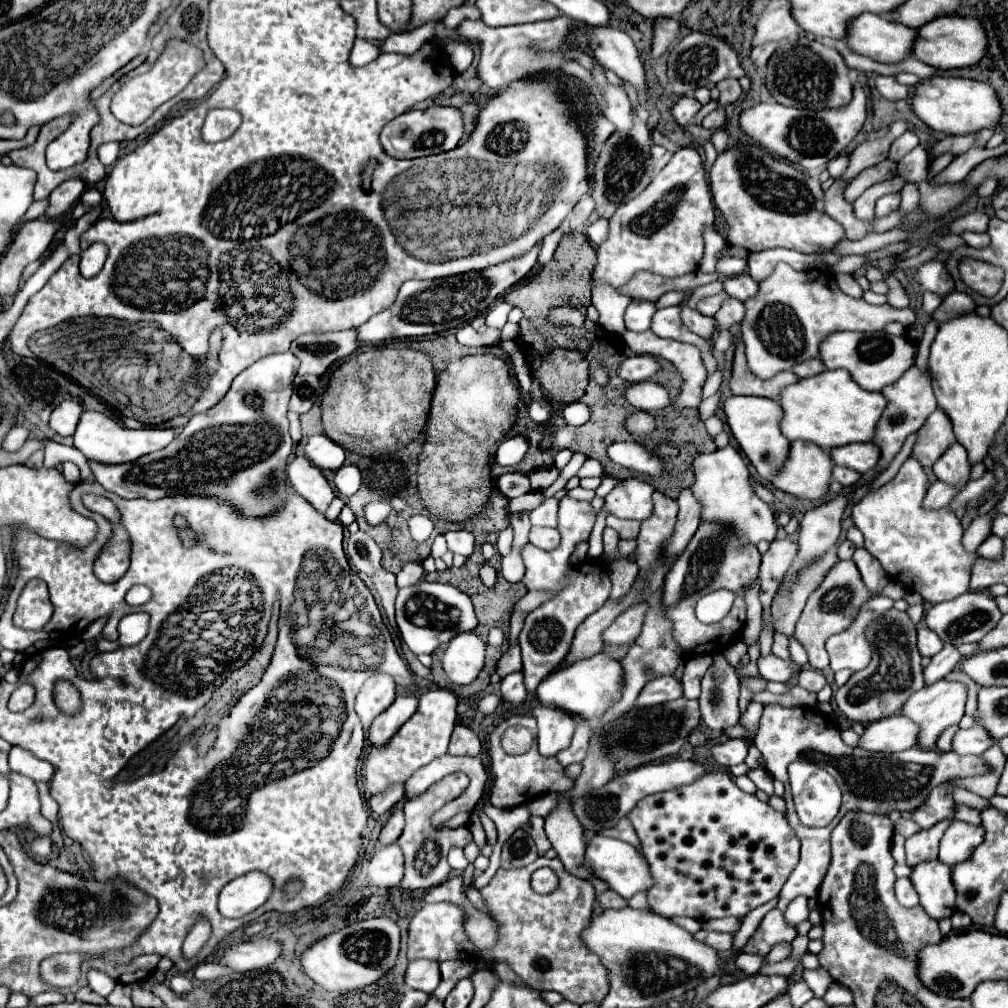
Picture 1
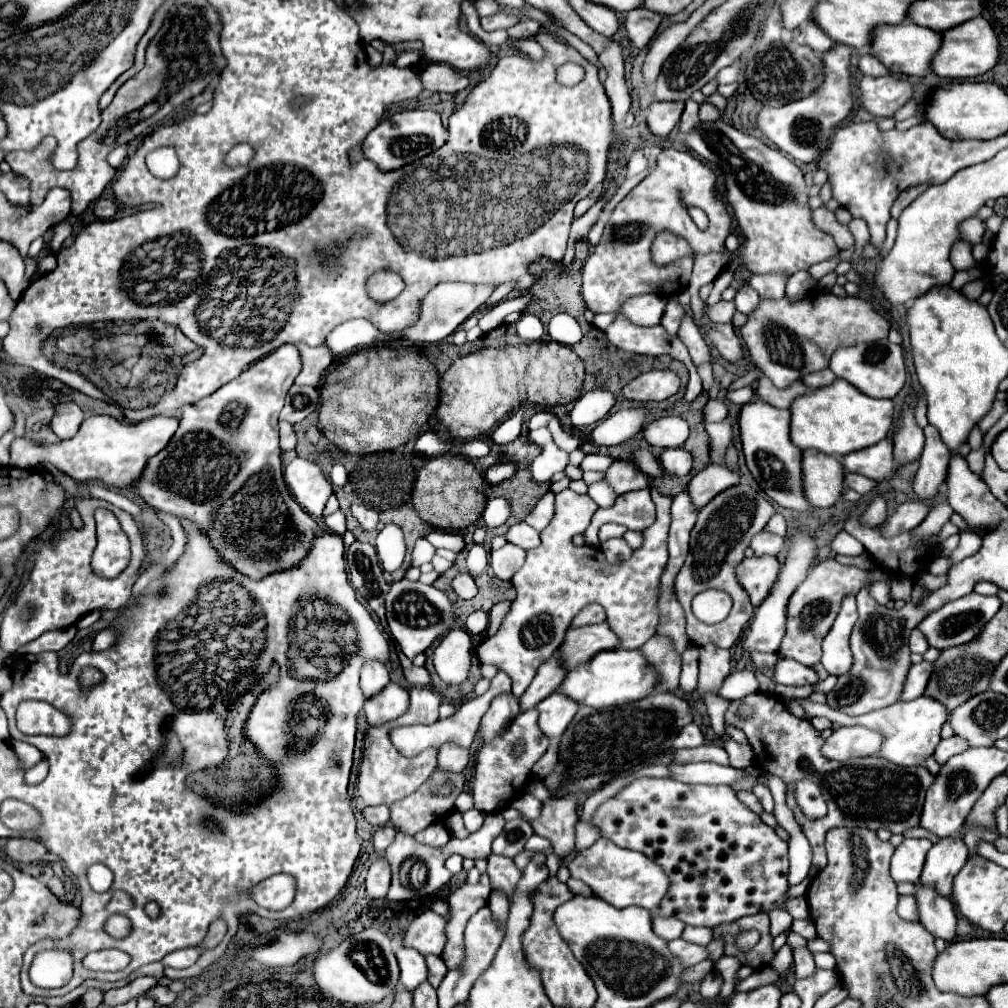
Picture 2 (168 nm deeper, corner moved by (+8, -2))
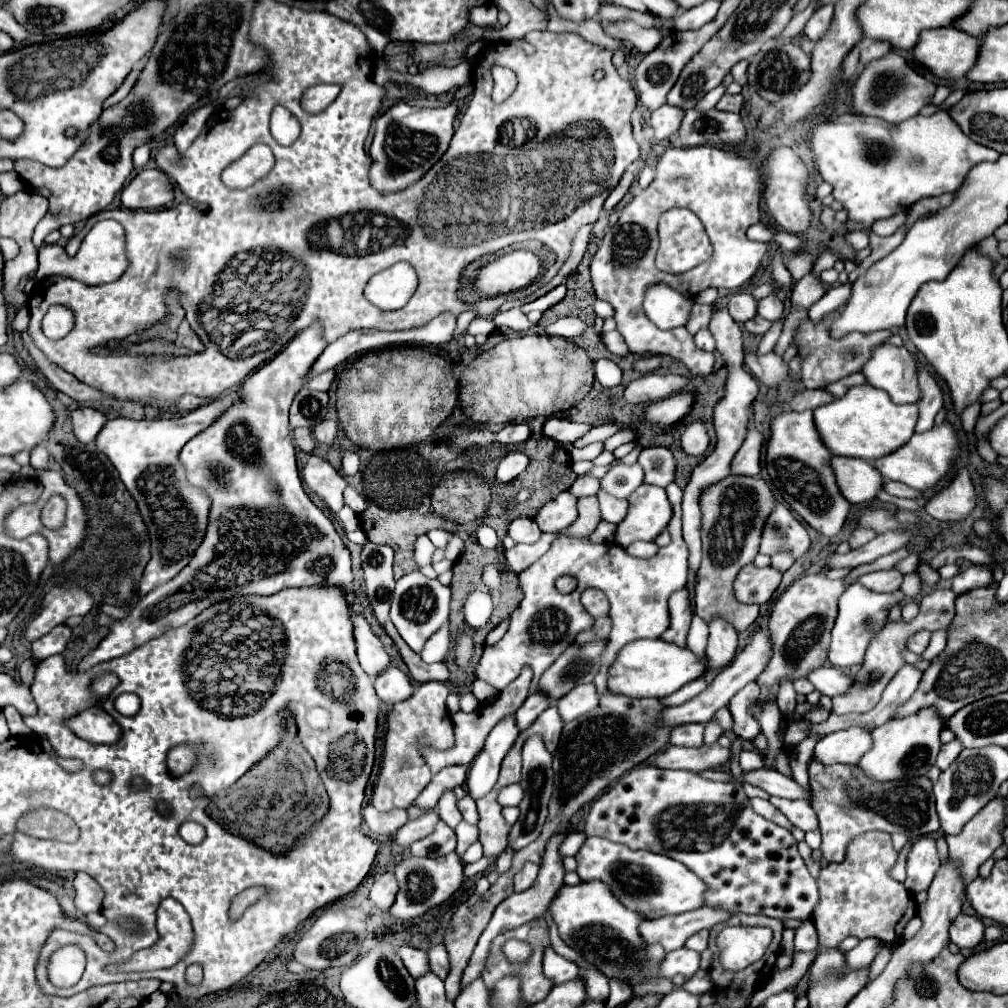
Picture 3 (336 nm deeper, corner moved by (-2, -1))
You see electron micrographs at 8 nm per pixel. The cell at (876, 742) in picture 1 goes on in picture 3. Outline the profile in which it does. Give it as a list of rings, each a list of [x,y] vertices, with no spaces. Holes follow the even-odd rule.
[[[848,728],[820,738],[814,758],[822,764],[858,764],[866,750],[870,750],[870,734],[862,728]]]

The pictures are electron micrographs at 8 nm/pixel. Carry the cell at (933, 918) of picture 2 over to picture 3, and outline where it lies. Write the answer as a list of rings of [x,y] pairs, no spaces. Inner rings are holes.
[[[960,914],[950,926],[950,940],[960,948],[976,948],[984,938],[984,924],[980,918]]]

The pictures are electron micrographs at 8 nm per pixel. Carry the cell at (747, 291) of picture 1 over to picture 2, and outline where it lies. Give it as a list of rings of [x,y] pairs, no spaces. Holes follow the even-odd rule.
[[[750,285],[740,287],[738,293],[736,293],[736,297],[734,297],[736,309],[738,309],[740,313],[744,313],[744,315],[752,313],[752,311],[756,309],[756,303],[758,303],[758,301],[760,301],[760,295],[758,295]]]

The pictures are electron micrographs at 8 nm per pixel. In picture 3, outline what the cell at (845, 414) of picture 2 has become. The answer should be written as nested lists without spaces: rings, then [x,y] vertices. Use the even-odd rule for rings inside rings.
[[[870,384],[854,386],[850,392],[846,392],[846,396],[814,410],[814,422],[830,452],[836,456],[862,458],[866,462],[874,462],[902,448],[912,438],[916,420],[916,404],[894,404],[884,390],[878,390]]]

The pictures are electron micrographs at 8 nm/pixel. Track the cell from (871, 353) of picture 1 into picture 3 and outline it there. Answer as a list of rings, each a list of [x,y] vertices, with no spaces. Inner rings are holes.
[[[880,344],[862,372],[866,374],[868,384],[888,392],[890,400],[896,404],[916,404],[920,400],[916,362],[904,346]]]

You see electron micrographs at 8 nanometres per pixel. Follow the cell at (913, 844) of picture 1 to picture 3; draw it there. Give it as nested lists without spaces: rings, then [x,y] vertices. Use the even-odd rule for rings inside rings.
[[[930,836],[916,838],[906,858],[906,870],[908,870],[908,878],[904,882],[906,890],[912,894],[928,890],[938,868],[940,860],[936,852],[936,840]]]

